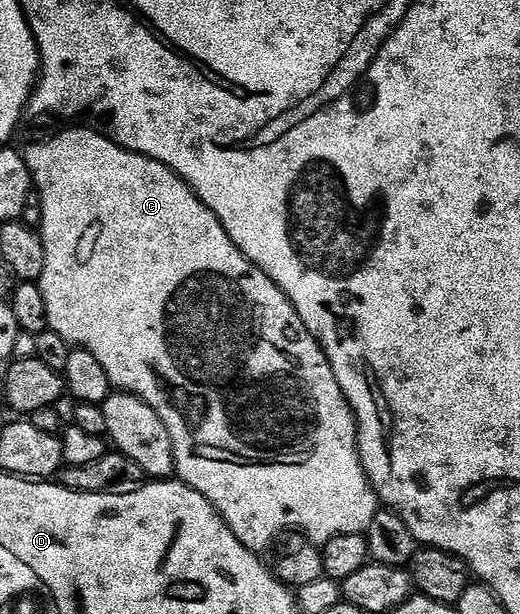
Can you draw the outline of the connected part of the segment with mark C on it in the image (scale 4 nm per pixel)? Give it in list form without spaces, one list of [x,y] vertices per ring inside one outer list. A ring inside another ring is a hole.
[[[80,125],[58,130],[50,135],[48,139],[30,142],[28,146],[29,148],[24,148],[23,154],[27,161],[27,169],[33,174],[33,186],[36,194],[41,197],[39,212],[41,227],[39,226],[39,234],[43,241],[45,260],[43,261],[43,273],[39,280],[39,286],[43,293],[43,301],[47,301],[49,330],[59,333],[59,337],[63,337],[63,341],[69,344],[70,348],[91,353],[91,357],[95,357],[95,361],[99,361],[99,365],[103,365],[103,373],[107,373],[110,384],[116,390],[126,391],[128,395],[137,395],[151,409],[155,409],[155,413],[159,413],[159,421],[163,421],[163,425],[167,425],[167,433],[171,433],[171,445],[173,446],[175,465],[177,466],[176,474],[179,476],[180,482],[186,483],[191,489],[195,489],[199,493],[203,493],[203,497],[207,497],[209,504],[221,514],[221,520],[228,525],[231,533],[235,533],[237,540],[248,551],[264,552],[263,549],[269,542],[270,546],[278,536],[290,529],[300,533],[314,545],[324,545],[331,537],[343,533],[365,532],[379,509],[379,500],[377,494],[373,492],[373,486],[369,484],[369,479],[361,465],[361,455],[357,451],[357,419],[353,415],[353,410],[349,408],[349,402],[346,401],[344,393],[339,389],[339,381],[335,381],[335,373],[331,369],[325,351],[321,348],[317,338],[307,329],[307,325],[303,325],[295,305],[291,305],[291,301],[283,293],[283,289],[279,289],[279,285],[275,285],[275,281],[271,281],[271,277],[267,277],[267,273],[260,271],[250,259],[243,257],[243,253],[235,245],[235,241],[231,241],[231,237],[227,237],[227,233],[223,229],[223,225],[215,217],[215,213],[211,213],[211,209],[207,209],[207,205],[200,203],[193,190],[174,171],[167,169],[167,165],[143,157],[139,153],[131,153],[119,146],[118,143],[112,143],[109,138],[99,134],[98,131],[90,131],[88,127]]]

